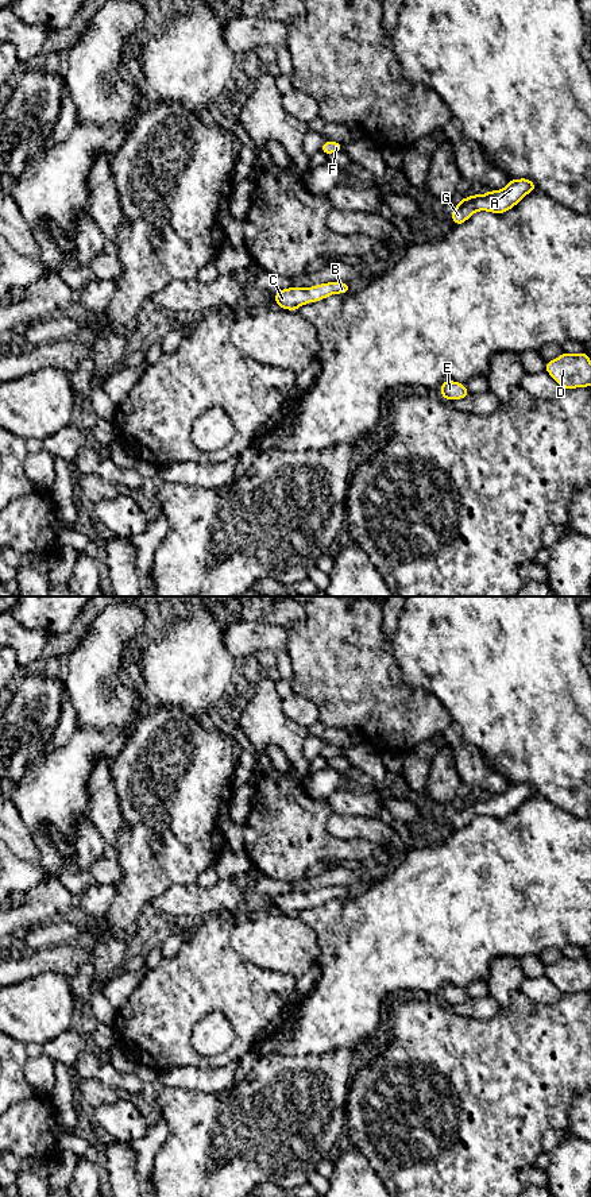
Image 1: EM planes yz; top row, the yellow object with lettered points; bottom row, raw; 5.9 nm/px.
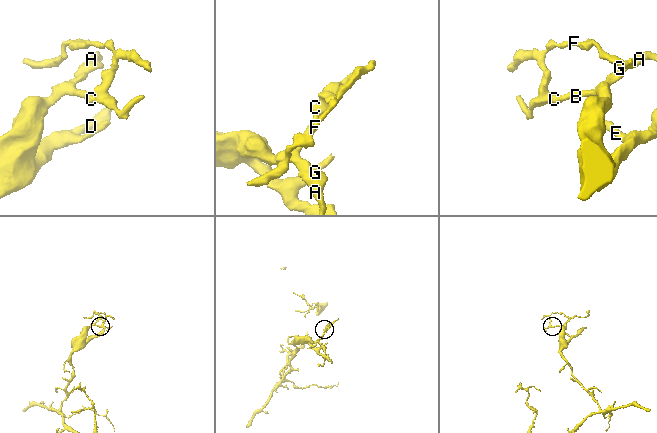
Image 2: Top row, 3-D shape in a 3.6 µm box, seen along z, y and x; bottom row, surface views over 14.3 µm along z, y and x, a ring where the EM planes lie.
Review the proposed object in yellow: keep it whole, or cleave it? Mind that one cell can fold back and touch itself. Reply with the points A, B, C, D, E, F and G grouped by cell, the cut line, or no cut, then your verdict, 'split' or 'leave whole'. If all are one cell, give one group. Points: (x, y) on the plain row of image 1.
groups A B C D E F G; cut none; leave whole

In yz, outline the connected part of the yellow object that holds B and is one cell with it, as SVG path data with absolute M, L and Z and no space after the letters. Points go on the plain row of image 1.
M325 887L314 889L309 893L297 891L278 895L274 899L275 910L286 915L294 915L309 907L321 906L332 899L347 899L349 897L348 887Z

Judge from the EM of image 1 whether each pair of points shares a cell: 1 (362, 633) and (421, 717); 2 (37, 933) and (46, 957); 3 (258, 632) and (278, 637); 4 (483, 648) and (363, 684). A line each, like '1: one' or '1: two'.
1: one
2: two
3: one
4: two

